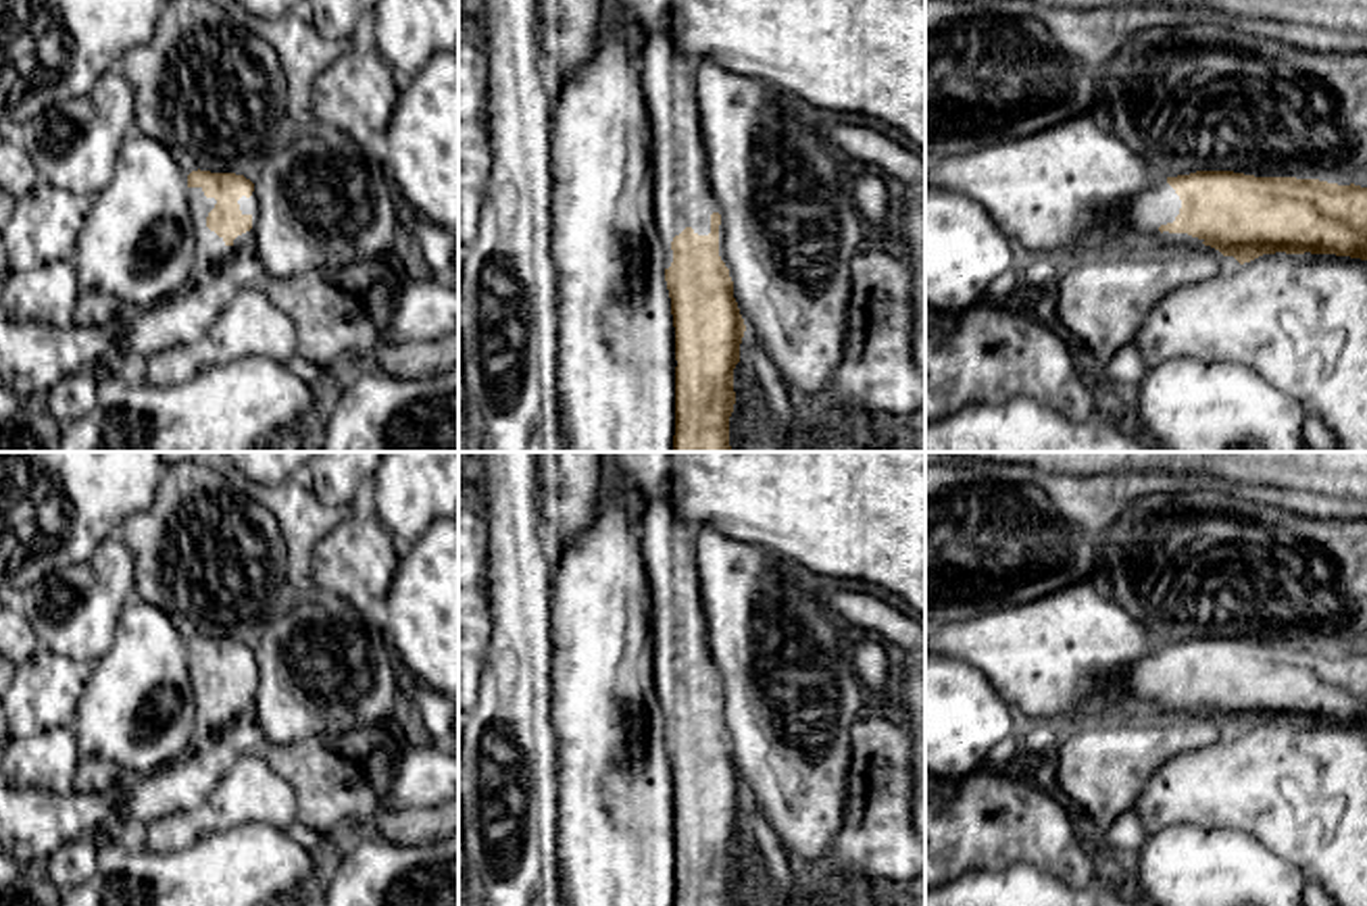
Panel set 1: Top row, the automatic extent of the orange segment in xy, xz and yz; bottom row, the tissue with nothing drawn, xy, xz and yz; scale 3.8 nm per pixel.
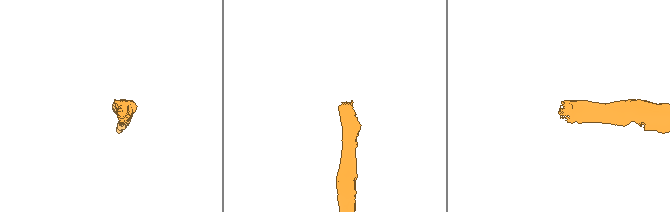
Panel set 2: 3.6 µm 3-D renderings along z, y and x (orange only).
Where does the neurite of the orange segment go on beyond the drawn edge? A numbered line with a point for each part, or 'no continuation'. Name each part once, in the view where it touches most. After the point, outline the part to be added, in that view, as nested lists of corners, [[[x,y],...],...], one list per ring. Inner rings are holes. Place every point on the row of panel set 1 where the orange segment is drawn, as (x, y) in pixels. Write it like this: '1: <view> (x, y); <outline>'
1: xy (211, 250); [[[188,187],[188,206],[192,212],[192,225],[194,225],[194,242],[196,242],[196,260],[200,267],[200,279],[227,262],[235,250],[246,242],[254,237],[254,227],[258,223],[258,198],[252,192],[250,198],[242,196],[238,200],[242,215],[252,217],[252,229],[238,235],[231,246],[223,242],[215,231],[206,227],[206,217],[215,208],[217,200],[206,198],[202,187]]]

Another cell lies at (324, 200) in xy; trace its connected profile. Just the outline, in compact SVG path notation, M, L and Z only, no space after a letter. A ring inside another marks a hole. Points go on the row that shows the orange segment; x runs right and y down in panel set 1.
M335 129L302 131L285 148L267 154L254 177L258 260L279 279L315 267L342 271L356 262L381 262L400 248L394 185L377 148L363 146Z

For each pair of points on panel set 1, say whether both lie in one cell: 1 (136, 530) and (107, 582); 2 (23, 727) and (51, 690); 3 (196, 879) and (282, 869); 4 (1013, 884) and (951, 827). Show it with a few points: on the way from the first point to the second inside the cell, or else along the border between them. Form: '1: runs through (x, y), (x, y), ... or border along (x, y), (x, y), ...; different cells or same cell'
1: border along (117, 532), (132, 557), (132, 590), (136, 594); different cells
2: runs through (23, 719), (42, 698); same cell
3: runs through (217, 879), (234, 879), (251, 869), (261, 869); same cell
4: border along (1047, 871), (1007, 865), (951, 882); different cells

